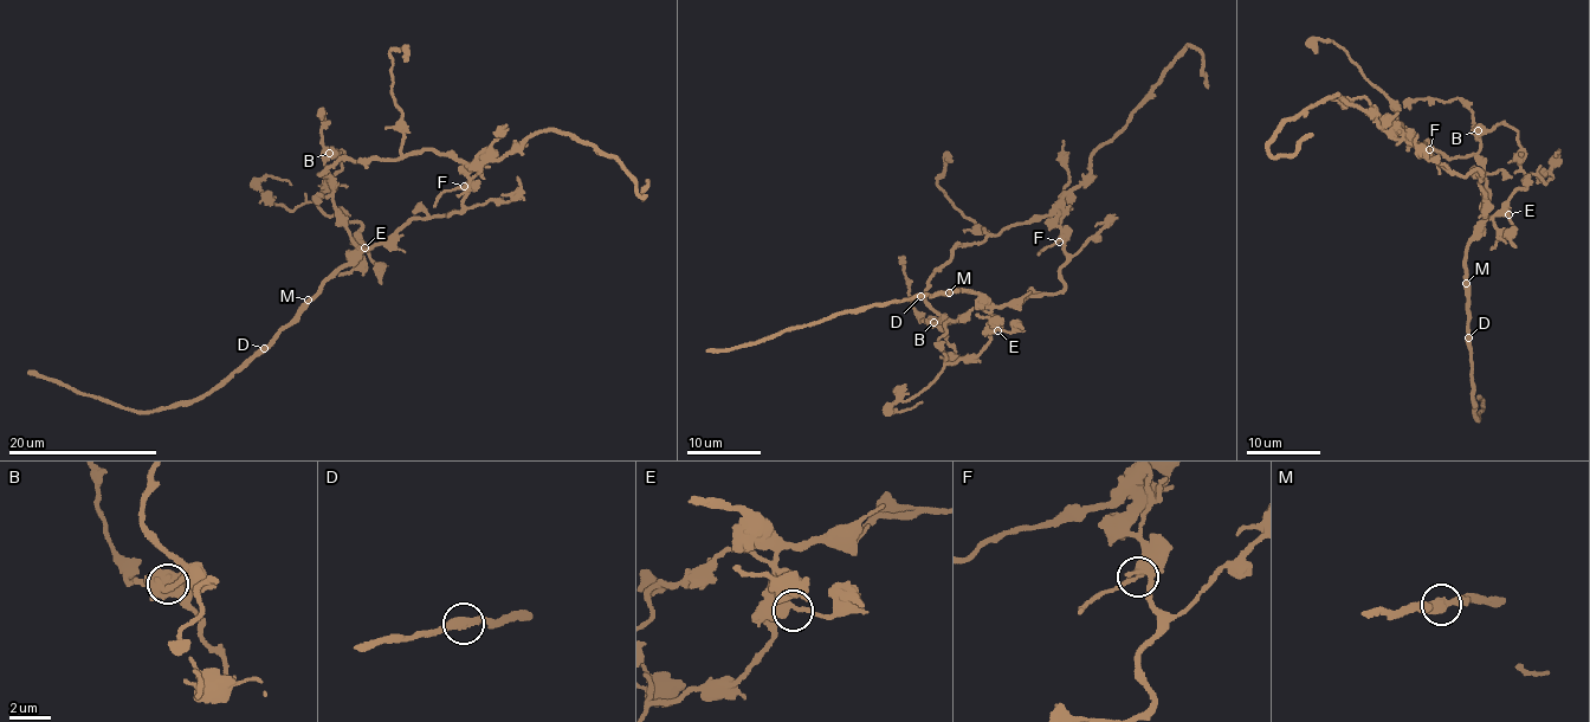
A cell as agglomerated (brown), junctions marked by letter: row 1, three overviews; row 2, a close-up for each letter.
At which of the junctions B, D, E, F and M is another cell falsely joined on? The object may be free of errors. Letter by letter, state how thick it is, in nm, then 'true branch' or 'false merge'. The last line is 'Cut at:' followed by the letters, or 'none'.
B: 700 nm | false merge
D: 440 nm | true branch
E: 440 nm | true branch
F: 400 nm | true branch
M: 420 nm | true branch
Cut at: B

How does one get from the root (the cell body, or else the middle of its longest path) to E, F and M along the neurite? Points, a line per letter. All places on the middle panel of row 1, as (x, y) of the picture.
E: (1021, 302), (1004, 303), (993, 309), (991, 324), (997, 330)
F: (1021, 302), (1029, 295), (1055, 295), (1064, 289), (1059, 268), (1066, 255), (1062, 240), (1059, 242)
M: (1021, 302), (989, 305), (983, 303), (977, 295), (957, 289), (949, 292)

